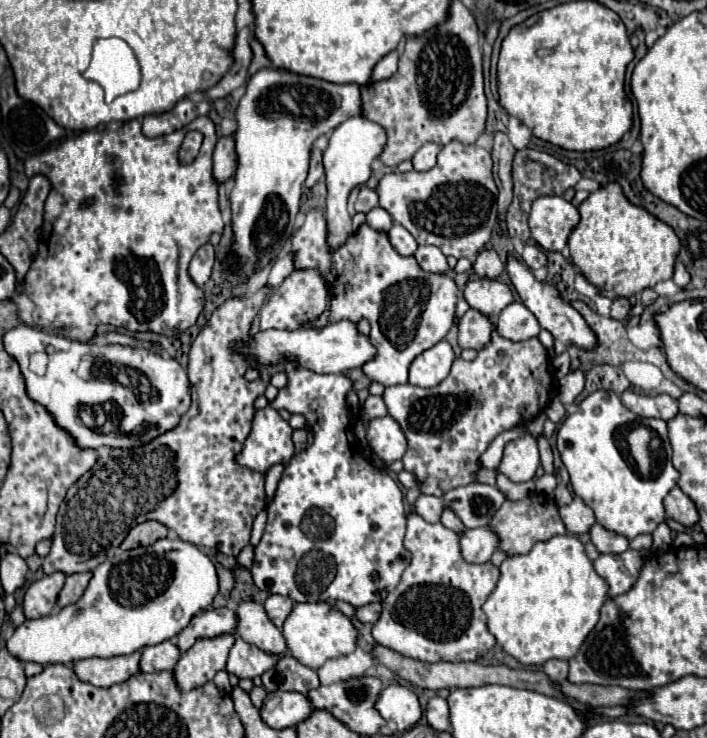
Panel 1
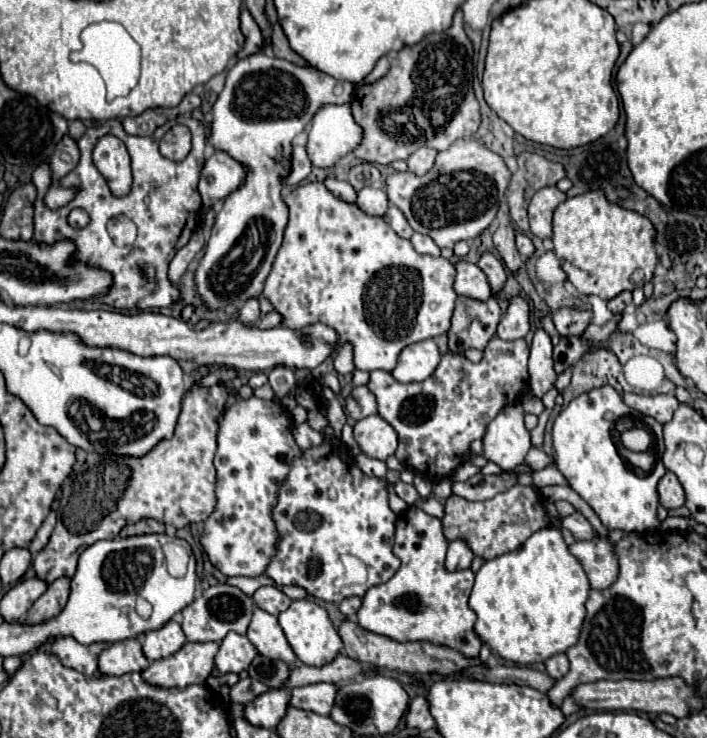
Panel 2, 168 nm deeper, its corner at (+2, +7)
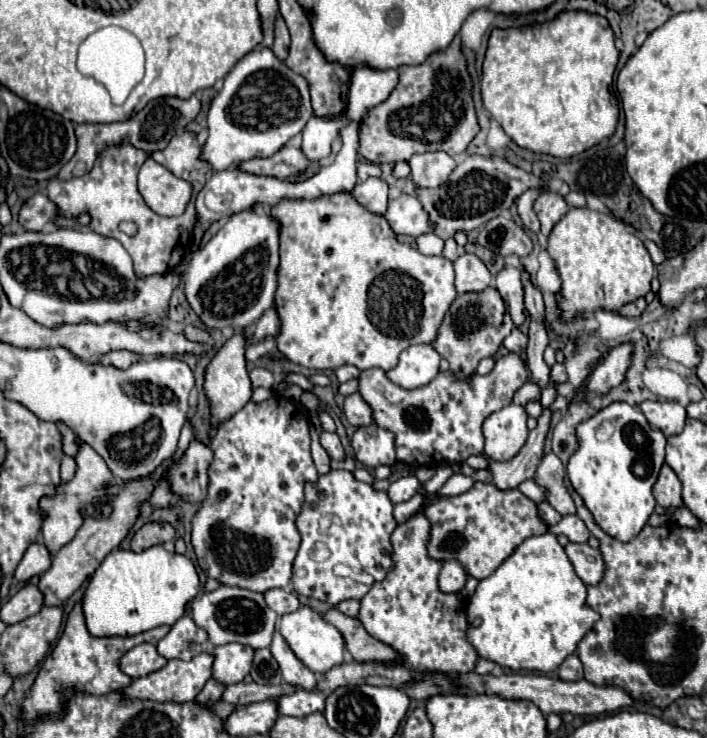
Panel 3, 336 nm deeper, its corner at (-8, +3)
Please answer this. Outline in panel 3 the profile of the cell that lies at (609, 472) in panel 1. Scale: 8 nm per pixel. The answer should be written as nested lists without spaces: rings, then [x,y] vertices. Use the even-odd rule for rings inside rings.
[[[612,403],[578,425],[578,449],[568,461],[568,479],[572,487],[594,515],[596,525],[618,541],[634,539],[656,507],[652,485],[656,483],[658,469],[650,469],[652,457],[648,457],[646,445],[636,445],[636,431],[652,433],[646,417],[628,403]]]

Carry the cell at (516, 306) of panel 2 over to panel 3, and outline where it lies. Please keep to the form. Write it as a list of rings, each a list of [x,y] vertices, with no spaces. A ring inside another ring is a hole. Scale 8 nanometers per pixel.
[[[514,327],[512,333],[504,339],[504,347],[506,347],[510,353],[516,353],[516,355],[524,355],[526,343],[528,343],[528,337],[526,337],[518,327]]]

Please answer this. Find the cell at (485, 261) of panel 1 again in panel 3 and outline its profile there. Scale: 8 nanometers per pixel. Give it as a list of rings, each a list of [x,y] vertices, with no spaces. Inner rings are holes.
[[[504,267],[496,275],[496,289],[504,299],[504,305],[514,321],[516,327],[520,327],[526,319],[526,307],[524,307],[524,287],[520,279],[520,269]]]

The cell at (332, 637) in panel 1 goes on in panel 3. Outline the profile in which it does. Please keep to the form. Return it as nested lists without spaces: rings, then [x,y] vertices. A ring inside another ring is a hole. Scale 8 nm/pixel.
[[[300,607],[294,613],[288,613],[280,619],[280,635],[292,649],[292,653],[312,671],[312,673],[326,673],[344,661],[344,639],[340,631],[326,623],[320,613],[312,611],[310,607]]]

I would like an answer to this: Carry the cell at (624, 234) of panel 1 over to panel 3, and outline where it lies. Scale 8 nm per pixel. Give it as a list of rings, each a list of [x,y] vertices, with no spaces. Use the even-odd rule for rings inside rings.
[[[570,209],[552,229],[548,237],[546,251],[556,263],[558,275],[562,279],[562,287],[558,291],[558,309],[562,321],[574,321],[586,311],[598,311],[598,309],[610,309],[618,311],[622,305],[636,301],[638,297],[644,297],[650,291],[650,281],[654,277],[654,263],[642,245],[642,241],[626,231],[626,225],[612,217],[610,213],[598,213],[592,209]]]

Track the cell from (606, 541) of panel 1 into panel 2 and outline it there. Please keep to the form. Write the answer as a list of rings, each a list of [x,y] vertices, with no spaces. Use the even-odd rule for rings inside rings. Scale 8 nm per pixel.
[[[574,513],[574,515],[566,517],[566,519],[562,521],[562,525],[564,525],[568,531],[572,531],[576,539],[586,541],[586,539],[594,539],[594,537],[596,537],[594,527],[590,525],[590,521],[588,521],[582,513]]]

